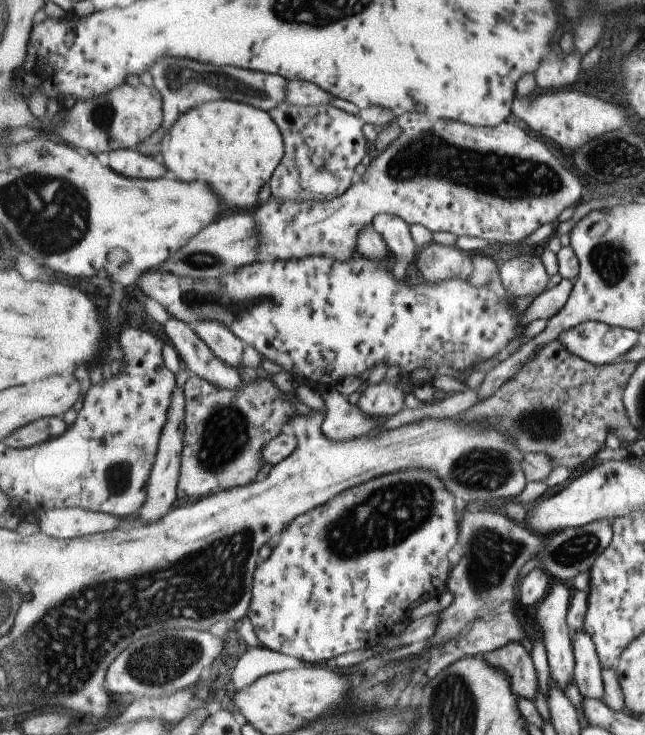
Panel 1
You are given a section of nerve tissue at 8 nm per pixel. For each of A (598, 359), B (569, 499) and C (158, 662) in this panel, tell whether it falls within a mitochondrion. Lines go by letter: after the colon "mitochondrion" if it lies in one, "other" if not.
A: other
B: other
C: mitochondrion

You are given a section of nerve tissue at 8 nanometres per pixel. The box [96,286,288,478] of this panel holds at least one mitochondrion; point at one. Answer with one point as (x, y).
(225, 433)

